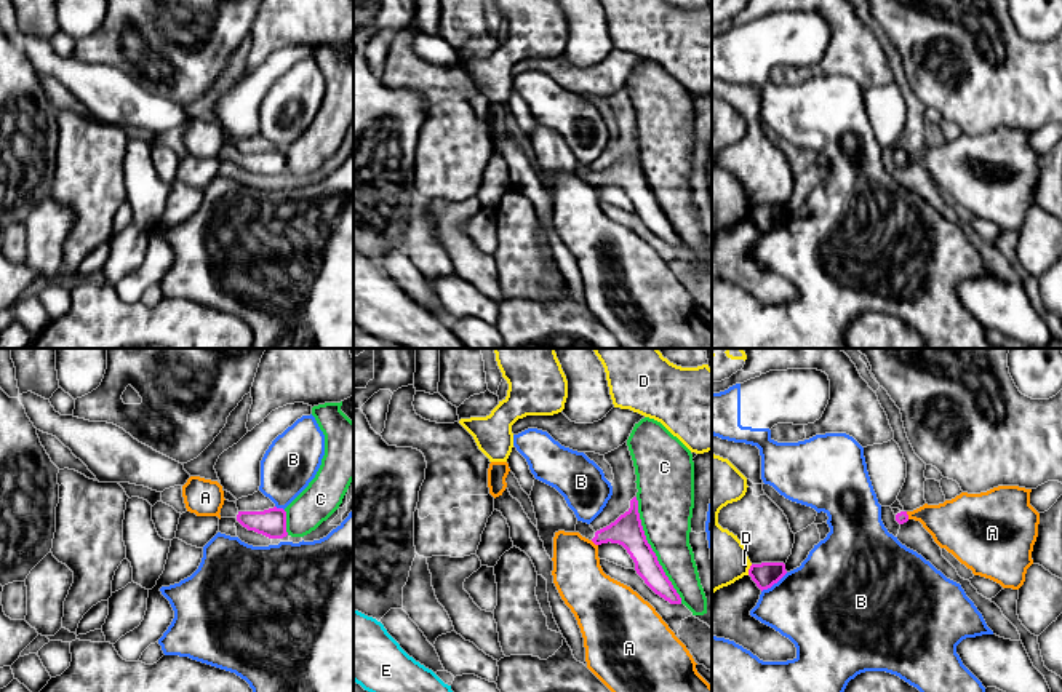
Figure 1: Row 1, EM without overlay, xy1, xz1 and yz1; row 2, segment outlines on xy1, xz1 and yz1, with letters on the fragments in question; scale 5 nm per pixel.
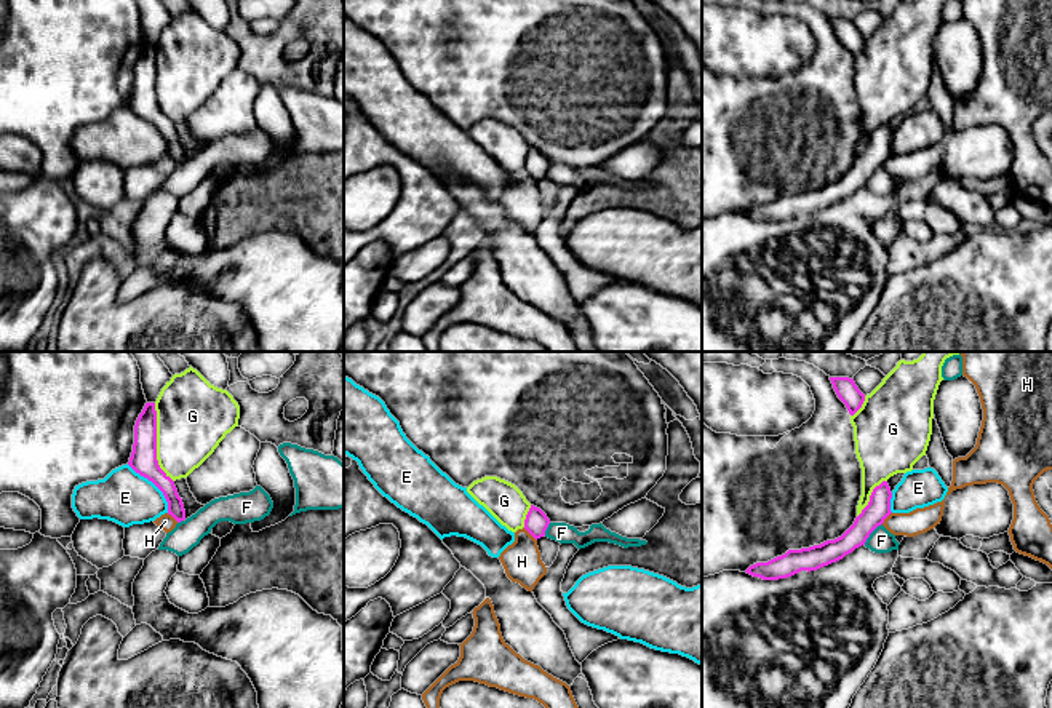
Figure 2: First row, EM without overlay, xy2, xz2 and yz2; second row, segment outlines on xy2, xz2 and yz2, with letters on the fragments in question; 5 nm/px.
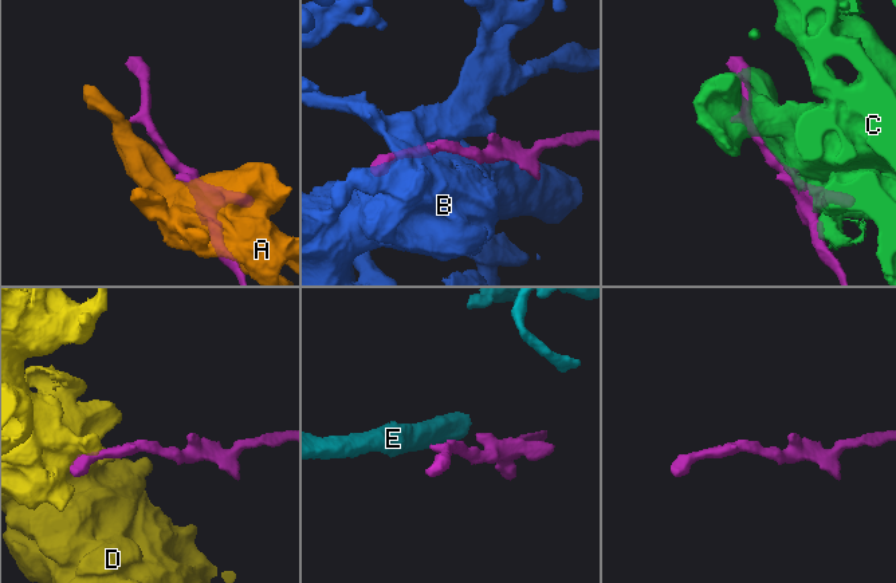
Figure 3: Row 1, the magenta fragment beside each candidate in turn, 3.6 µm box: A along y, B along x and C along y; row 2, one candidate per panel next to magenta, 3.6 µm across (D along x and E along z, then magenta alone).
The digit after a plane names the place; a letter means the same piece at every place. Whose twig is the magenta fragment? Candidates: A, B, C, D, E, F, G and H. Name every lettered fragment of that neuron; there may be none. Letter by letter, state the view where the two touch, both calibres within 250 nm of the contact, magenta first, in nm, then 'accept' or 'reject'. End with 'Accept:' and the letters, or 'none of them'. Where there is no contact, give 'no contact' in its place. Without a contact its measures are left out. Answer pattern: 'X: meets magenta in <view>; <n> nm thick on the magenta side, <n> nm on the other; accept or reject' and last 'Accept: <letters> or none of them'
A: meets magenta in xz1; 160 nm thick on the magenta side, 260 nm on the other; reject
B: meets magenta in yz1; 120 nm thick on the magenta side, 440 nm on the other; reject
C: meets magenta in xz1; 160 nm thick on the magenta side, 280 nm on the other; reject
D: meets magenta in yz1; 120 nm thick on the magenta side, 300 nm on the other; reject
E: meets magenta in xy2; 140 nm thick on the magenta side, 280 nm on the other; reject
F: meets magenta in yz2; 120 nm thick on the magenta side, 120 nm on the other; reject
G: meets magenta in xy2; 140 nm thick on the magenta side, 360 nm on the other; reject
H: meets magenta in xz2; 120 nm thick on the magenta side, 190 nm on the other; reject
Accept: none of them

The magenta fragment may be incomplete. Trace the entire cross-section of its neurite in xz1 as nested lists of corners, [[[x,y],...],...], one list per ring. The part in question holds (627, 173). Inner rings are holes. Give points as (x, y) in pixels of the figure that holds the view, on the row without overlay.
[[[637,139],[630,142],[630,150],[609,168],[595,174],[590,166],[577,163],[576,174],[592,182],[595,187],[608,184],[622,187],[633,201],[635,213],[645,225],[670,246],[681,246],[680,237],[665,217],[656,195],[646,182]]]

